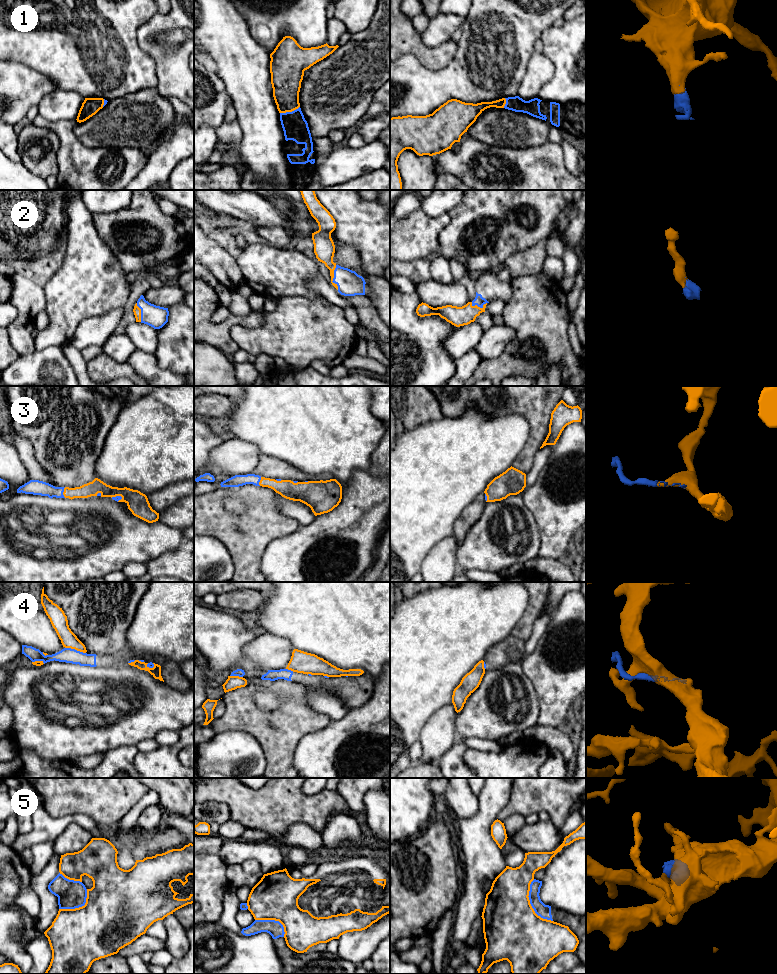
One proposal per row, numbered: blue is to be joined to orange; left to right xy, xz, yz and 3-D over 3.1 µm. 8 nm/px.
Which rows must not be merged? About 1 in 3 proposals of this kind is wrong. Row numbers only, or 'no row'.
4, 5

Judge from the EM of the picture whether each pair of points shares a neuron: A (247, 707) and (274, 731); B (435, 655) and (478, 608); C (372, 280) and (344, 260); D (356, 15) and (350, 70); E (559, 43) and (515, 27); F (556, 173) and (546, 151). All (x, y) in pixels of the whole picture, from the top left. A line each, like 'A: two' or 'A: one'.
A: one
B: one
C: one
D: two
E: two
F: one

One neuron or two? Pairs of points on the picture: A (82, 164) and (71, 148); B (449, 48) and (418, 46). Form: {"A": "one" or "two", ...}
{"A": "one", "B": "one"}

